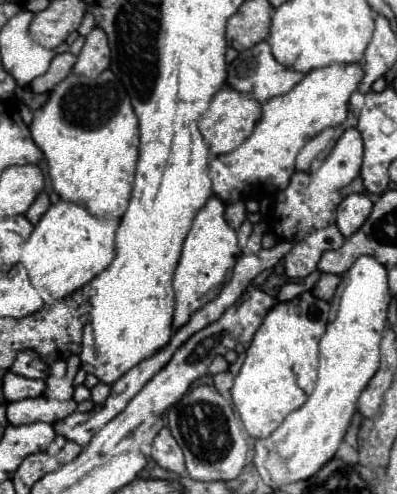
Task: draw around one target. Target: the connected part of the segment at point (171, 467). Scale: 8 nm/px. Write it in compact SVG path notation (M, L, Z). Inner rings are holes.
M163 427L155 435L155 439L151 443L151 459L167 471L173 471L179 475L185 473L185 461L183 461L181 447L177 445L177 441L173 439L173 435L169 433L167 427Z

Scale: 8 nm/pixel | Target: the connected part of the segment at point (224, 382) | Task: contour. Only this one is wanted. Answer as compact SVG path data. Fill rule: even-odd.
M225 371L225 373L217 373L215 377L215 387L223 393L223 391L229 391L233 387L233 373L231 371Z

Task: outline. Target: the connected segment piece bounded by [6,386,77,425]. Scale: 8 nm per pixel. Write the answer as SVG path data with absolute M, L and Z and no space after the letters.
M46 386L43 395L37 398L8 403L6 409L8 422L12 425L37 423L37 421L55 423L77 409L75 401L60 401L55 397L45 397L47 389L49 386Z

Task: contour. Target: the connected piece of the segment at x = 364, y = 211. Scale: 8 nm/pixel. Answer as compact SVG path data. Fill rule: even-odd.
M365 193L359 195L347 195L341 205L337 207L337 227L343 233L343 237L351 237L369 217L371 213L371 199Z

